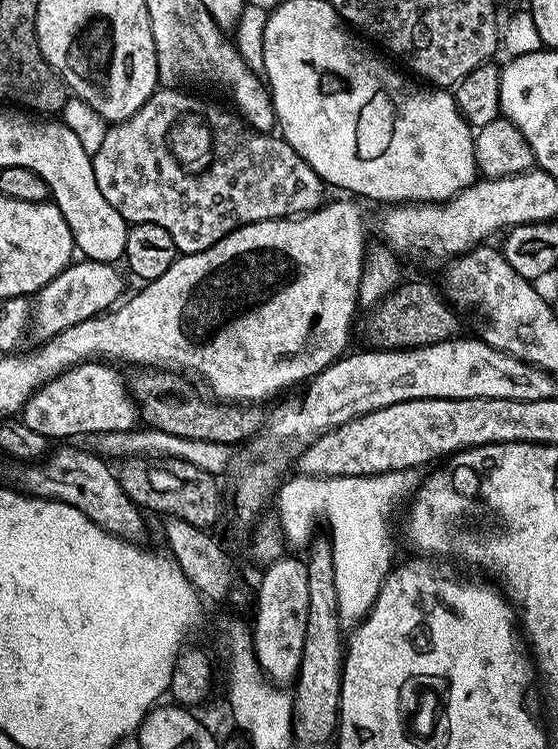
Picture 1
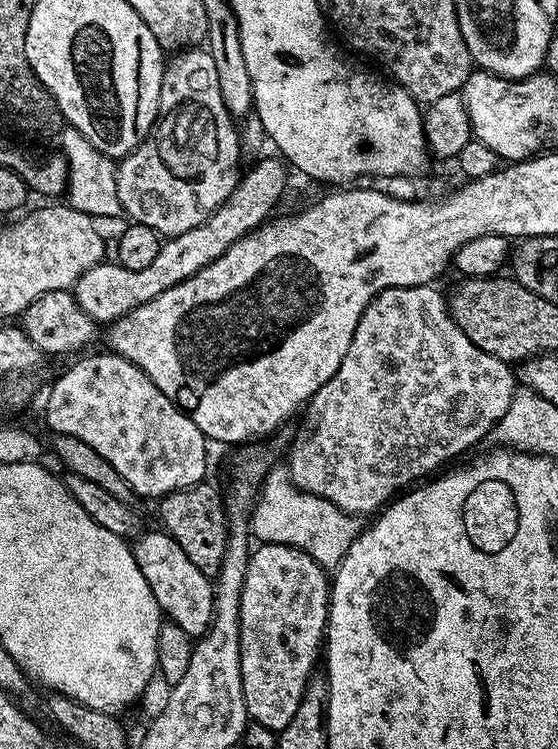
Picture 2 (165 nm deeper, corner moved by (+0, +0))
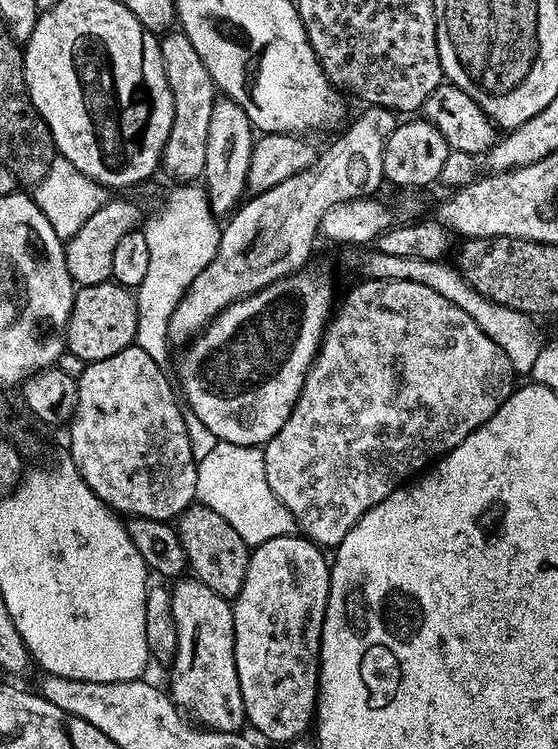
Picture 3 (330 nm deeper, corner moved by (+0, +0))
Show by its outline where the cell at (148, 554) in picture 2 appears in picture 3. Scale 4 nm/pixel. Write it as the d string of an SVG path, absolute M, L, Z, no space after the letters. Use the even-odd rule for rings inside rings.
M180 578L173 584L176 585L171 585L170 591L174 622L178 626L178 650L170 665L172 701L181 713L187 714L205 729L214 732L241 731L246 717L234 662L232 604L195 578Z

